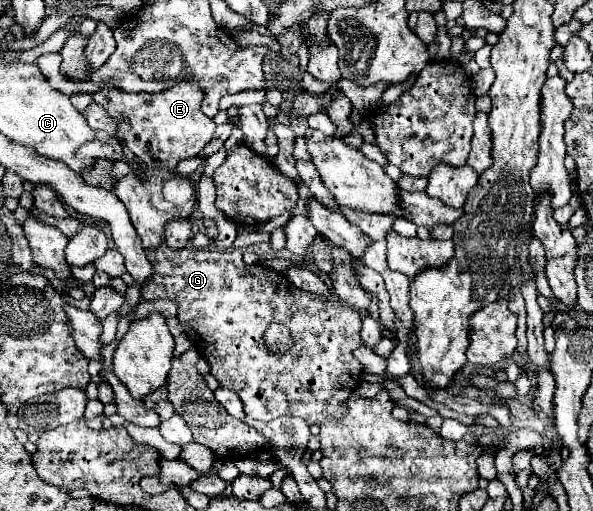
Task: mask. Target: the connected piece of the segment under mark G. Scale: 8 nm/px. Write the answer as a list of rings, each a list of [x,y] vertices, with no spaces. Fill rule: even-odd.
[[[164,242],[158,246],[158,250],[146,250],[146,256],[154,268],[154,278],[142,286],[142,298],[174,298],[178,302],[178,320],[184,332],[210,364],[214,378],[240,396],[246,416],[254,420],[300,416],[308,424],[314,424],[324,422],[326,416],[344,414],[346,398],[354,392],[354,388],[348,388],[348,378],[358,382],[362,374],[362,364],[352,354],[362,344],[362,318],[358,310],[342,304],[336,296],[322,298],[318,294],[304,292],[290,284],[284,274],[278,274],[272,268],[262,264],[246,264],[238,250],[174,250]],[[270,322],[280,322],[294,334],[294,346],[284,356],[268,354],[266,346],[262,346],[262,334]]]

